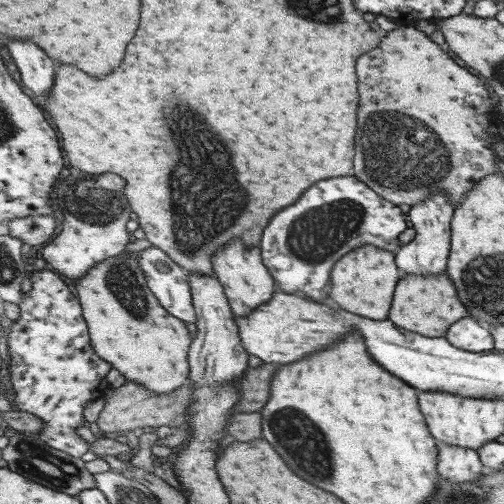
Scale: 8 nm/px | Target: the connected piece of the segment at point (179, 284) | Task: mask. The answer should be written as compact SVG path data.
M149 247L139 254L149 284L170 313L186 322L198 322L193 298L192 274L161 248Z

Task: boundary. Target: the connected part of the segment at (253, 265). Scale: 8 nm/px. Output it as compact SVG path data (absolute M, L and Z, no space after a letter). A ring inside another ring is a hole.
M242 240L232 242L230 246L226 246L214 256L214 269L225 286L230 302L233 303L235 316L246 318L254 314L254 310L270 302L278 291L277 279L269 266L266 266L262 246L246 246L246 242Z

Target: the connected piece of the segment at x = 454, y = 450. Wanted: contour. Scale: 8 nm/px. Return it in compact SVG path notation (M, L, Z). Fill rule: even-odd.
M437 442L436 447L438 447L437 472L448 482L454 484L476 482L486 471L477 451L444 442Z

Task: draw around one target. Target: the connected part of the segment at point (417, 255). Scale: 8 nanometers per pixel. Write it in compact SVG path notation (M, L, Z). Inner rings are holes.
M436 192L430 198L418 202L416 206L407 209L410 216L409 225L416 229L415 238L408 244L402 245L395 252L396 266L404 274L418 276L436 276L447 270L447 260L451 246L451 222L454 214L454 204L446 194Z

